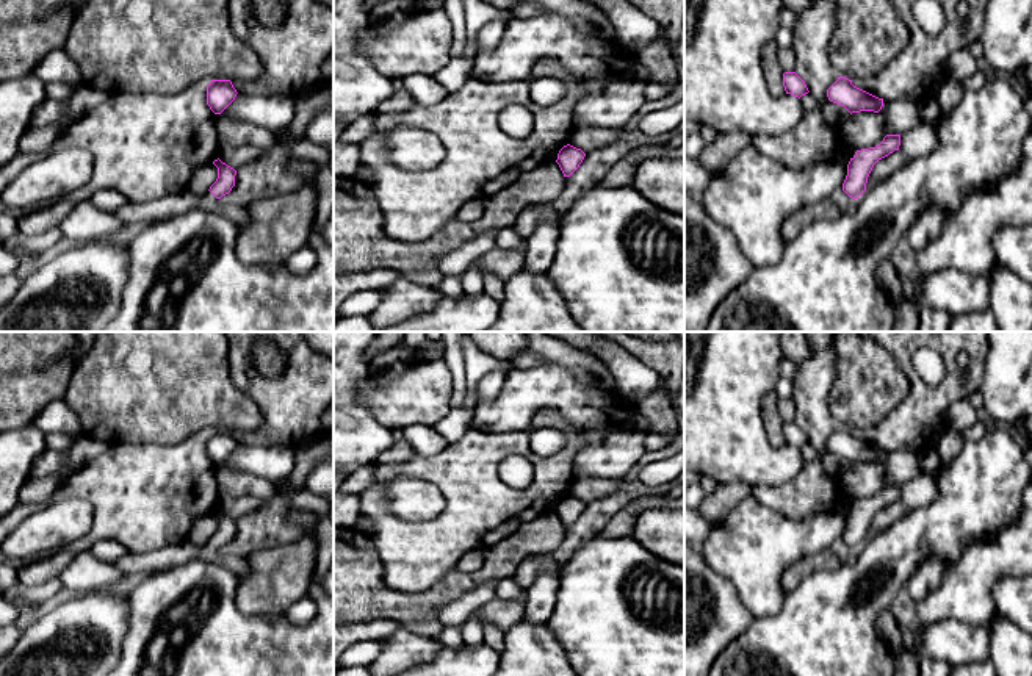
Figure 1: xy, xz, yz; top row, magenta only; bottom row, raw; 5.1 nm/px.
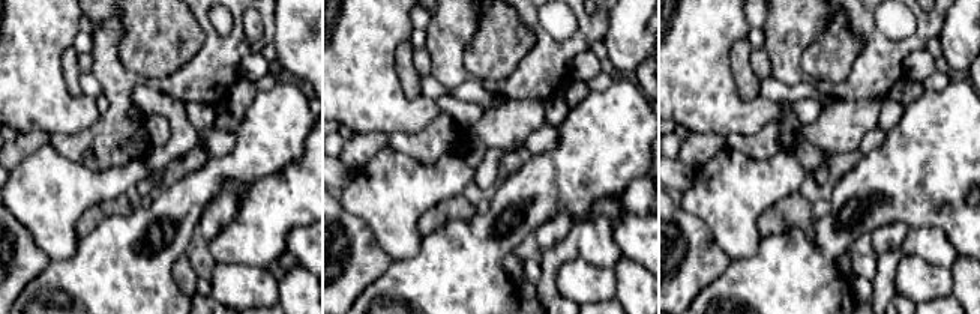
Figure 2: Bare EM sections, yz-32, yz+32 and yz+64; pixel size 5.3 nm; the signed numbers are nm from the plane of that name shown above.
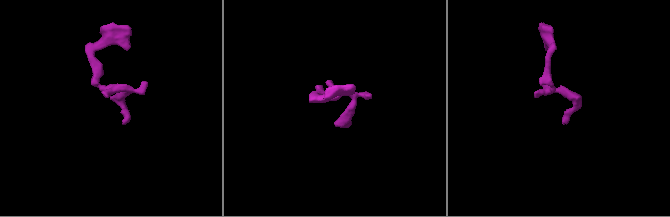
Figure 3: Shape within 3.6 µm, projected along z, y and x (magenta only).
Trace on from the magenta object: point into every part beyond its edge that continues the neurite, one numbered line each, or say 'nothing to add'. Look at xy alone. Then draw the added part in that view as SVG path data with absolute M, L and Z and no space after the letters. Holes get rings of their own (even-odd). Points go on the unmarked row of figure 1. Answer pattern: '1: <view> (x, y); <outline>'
1: xy (163, 559); M188 540L169 545L149 554L128 552L127 556L114 560L111 565L124 573L144 571L153 574L186 563L191 559L204 559L221 563L238 576L246 576L249 573L249 568L241 563L240 556L221 554L219 549L216 549L210 541L197 546Z

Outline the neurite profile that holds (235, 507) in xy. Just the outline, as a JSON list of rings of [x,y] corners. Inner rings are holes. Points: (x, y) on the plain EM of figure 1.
[[[254,496],[226,498],[221,499],[219,510],[227,516],[233,518],[235,521],[238,521],[241,516],[258,510],[266,502],[268,501],[262,501]]]

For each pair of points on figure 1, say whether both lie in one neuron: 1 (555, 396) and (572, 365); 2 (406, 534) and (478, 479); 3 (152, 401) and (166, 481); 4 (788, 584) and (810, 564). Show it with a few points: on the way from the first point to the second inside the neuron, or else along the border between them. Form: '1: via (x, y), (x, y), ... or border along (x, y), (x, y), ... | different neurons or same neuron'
1: border along (533, 366), (562, 365), (600, 391) | different neurons
2: via (426, 534), (434, 534), (469, 499) | same neuron
3: border along (194, 432), (177, 443), (124, 443) | different neurons
4: via (793, 579), (805, 567) | same neuron

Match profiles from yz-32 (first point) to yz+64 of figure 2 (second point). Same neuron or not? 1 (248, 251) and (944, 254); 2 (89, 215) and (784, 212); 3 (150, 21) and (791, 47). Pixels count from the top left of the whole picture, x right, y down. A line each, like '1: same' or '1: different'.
1: same
2: same
3: different

